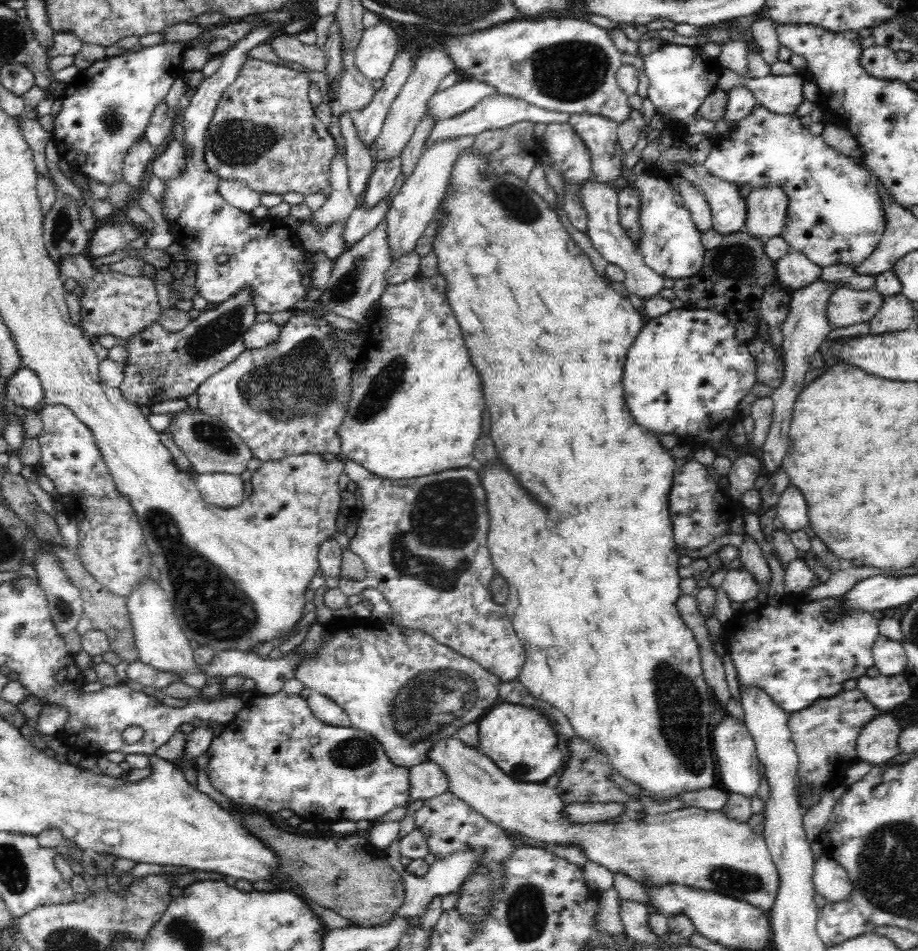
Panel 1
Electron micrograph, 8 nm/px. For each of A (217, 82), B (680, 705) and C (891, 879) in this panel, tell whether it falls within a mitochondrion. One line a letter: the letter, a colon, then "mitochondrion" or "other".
A: other
B: mitochondrion
C: mitochondrion

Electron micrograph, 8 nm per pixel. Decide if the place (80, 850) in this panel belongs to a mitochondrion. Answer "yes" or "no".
no

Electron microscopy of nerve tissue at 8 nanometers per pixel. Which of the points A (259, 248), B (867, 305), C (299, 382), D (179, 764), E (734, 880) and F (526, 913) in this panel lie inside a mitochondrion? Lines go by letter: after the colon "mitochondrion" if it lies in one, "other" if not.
A: other
B: mitochondrion
C: mitochondrion
D: other
E: mitochondrion
F: mitochondrion

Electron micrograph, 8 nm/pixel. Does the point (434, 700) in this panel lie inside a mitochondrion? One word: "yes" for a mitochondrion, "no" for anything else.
yes

